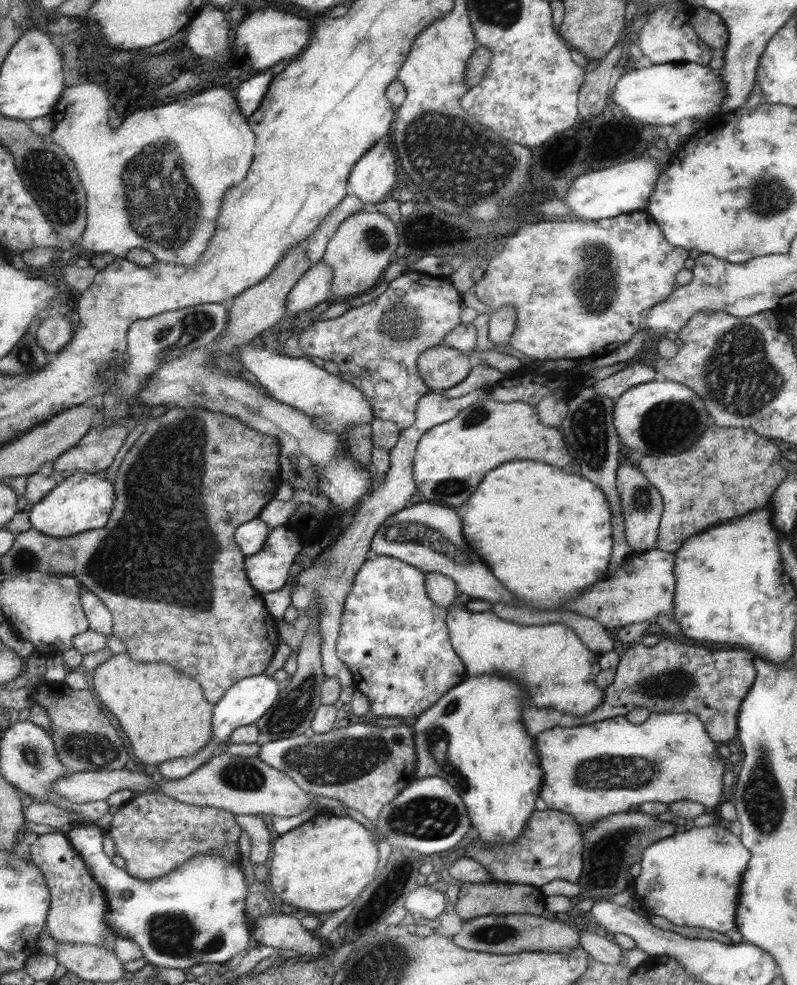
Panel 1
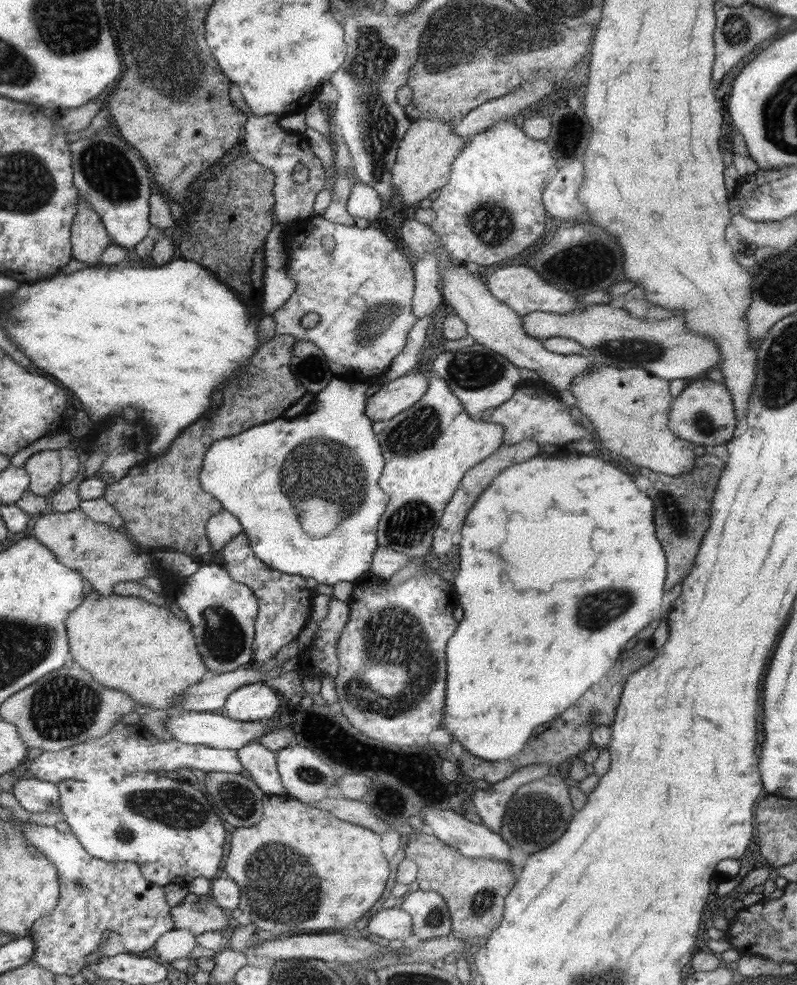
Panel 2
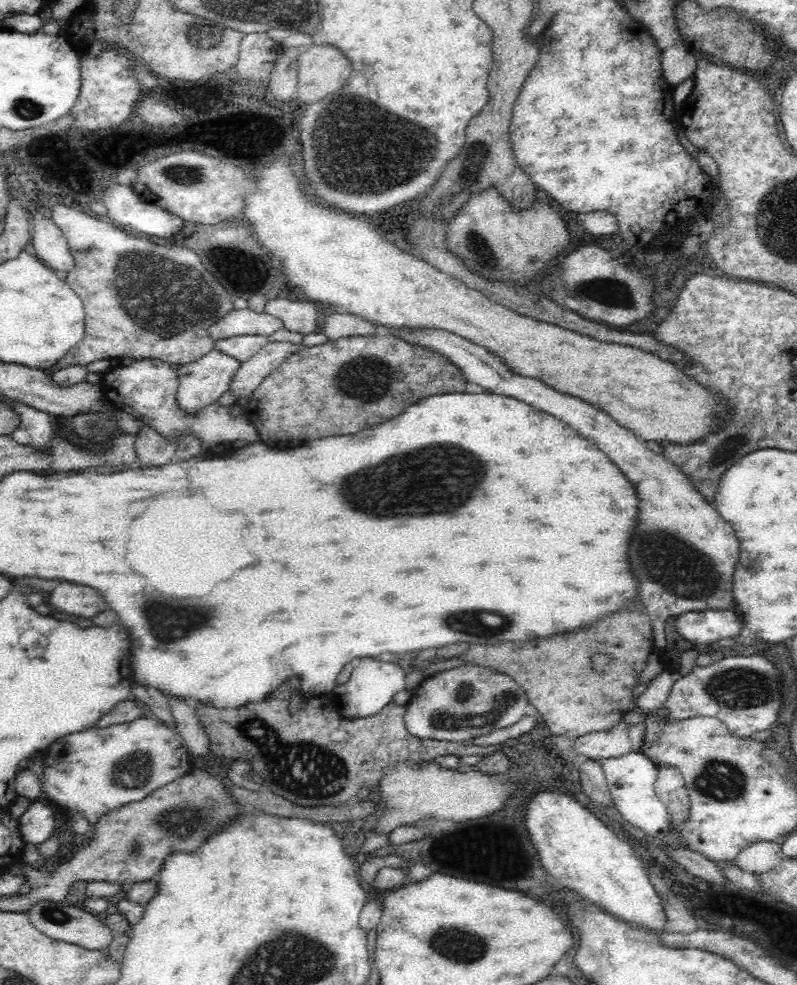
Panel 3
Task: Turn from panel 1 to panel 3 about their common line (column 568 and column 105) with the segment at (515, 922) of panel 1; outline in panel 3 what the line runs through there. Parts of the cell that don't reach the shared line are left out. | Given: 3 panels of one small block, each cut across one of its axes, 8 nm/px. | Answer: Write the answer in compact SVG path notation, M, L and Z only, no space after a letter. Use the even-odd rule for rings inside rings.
M68 899L59 902L36 902L26 910L26 913L36 930L42 931L52 939L83 946L88 950L106 950L115 935L105 924L98 921L94 914L91 915L79 904L70 902Z

